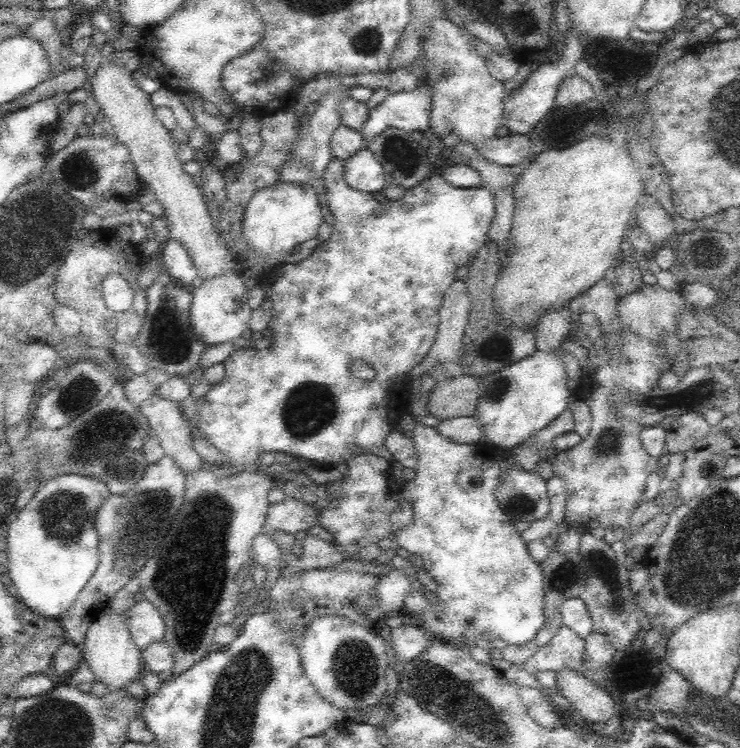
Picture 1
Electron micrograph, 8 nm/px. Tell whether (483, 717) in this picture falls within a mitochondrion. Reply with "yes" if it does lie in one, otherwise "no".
yes

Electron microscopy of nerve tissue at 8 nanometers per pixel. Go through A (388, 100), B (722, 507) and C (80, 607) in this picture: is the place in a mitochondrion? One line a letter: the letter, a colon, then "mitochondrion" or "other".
A: other
B: mitochondrion
C: other

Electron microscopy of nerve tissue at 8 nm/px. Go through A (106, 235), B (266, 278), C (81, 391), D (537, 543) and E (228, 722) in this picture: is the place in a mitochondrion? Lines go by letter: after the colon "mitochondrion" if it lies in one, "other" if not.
A: other
B: other
C: mitochondrion
D: other
E: mitochondrion

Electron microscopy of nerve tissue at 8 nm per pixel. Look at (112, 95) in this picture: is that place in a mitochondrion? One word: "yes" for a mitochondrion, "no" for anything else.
no

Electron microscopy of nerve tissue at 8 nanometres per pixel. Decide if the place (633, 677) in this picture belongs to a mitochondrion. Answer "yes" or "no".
no

